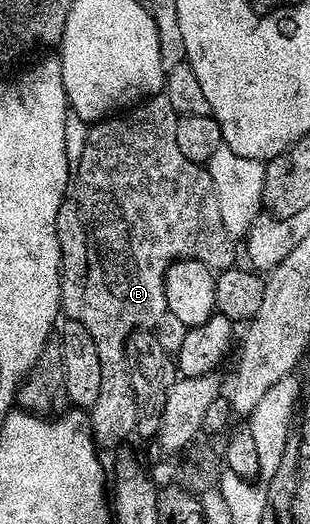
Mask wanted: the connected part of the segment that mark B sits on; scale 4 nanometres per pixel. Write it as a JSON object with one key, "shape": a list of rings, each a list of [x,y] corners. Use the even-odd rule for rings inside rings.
{"shape":[[[166,94],[152,95],[150,99],[130,108],[118,117],[108,117],[92,126],[87,133],[87,144],[81,153],[81,161],[73,171],[73,191],[76,191],[79,209],[83,213],[83,221],[87,225],[87,280],[85,281],[85,305],[81,322],[85,329],[89,329],[89,337],[97,344],[97,357],[101,357],[101,393],[97,393],[97,401],[89,408],[89,422],[95,437],[95,442],[100,448],[111,447],[115,449],[124,442],[127,434],[135,431],[137,417],[137,401],[131,384],[129,370],[129,340],[134,331],[154,329],[157,321],[167,314],[165,301],[165,273],[179,259],[196,259],[218,273],[236,266],[235,243],[236,240],[227,232],[221,221],[221,209],[217,205],[217,193],[213,189],[213,177],[209,177],[206,166],[201,163],[189,161],[185,153],[177,145],[177,121],[180,115],[169,105]]]}

